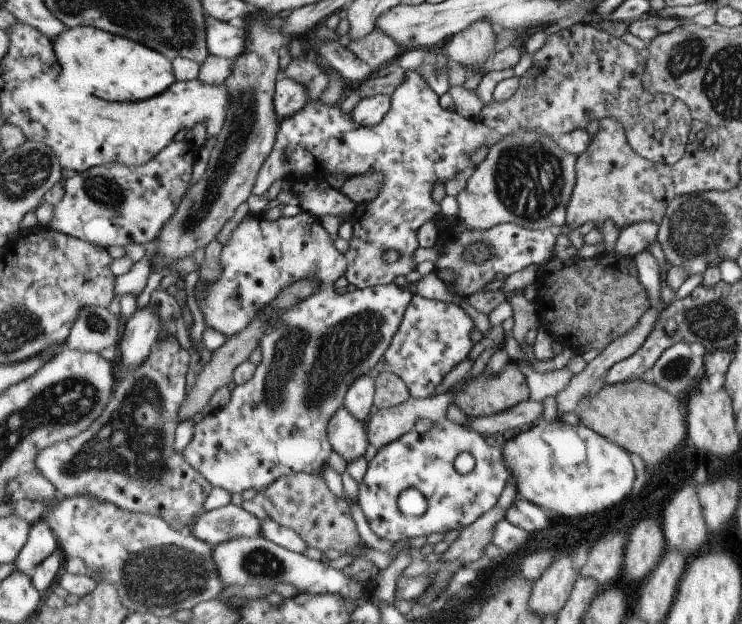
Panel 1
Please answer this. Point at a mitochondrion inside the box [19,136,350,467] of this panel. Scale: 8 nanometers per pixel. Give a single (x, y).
(105, 192)

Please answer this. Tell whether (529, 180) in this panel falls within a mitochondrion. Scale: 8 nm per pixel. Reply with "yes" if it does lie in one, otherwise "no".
yes

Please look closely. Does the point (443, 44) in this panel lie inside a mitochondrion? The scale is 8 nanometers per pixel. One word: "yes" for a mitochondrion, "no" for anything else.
no

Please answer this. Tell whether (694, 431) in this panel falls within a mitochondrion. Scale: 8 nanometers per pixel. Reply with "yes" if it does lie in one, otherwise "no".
no

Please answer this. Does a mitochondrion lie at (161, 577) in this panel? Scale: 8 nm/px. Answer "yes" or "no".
yes

